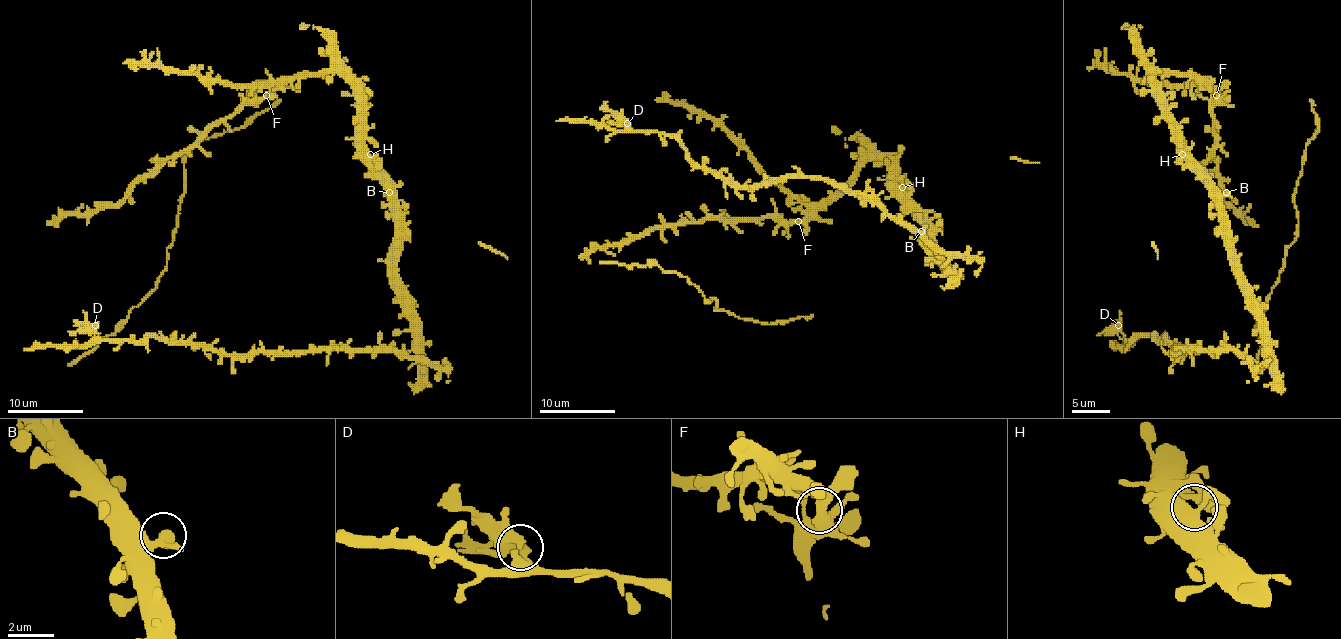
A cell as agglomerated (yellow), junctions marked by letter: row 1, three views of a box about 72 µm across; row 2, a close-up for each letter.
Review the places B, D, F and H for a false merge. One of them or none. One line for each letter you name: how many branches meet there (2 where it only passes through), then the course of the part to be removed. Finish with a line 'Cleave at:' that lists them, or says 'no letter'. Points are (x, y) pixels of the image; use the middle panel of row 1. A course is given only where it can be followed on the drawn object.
D: 2 | (626, 122), (604, 102)
Cleave at: D

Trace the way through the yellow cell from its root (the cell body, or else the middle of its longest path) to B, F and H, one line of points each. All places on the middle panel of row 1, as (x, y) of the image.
B: (902, 199), (904, 206), (923, 225), (921, 231)
F: (902, 199), (896, 193), (896, 176), (893, 170), (879, 160), (866, 160), (841, 187), (822, 199), (798, 221)
H: (902, 199), (902, 187)

